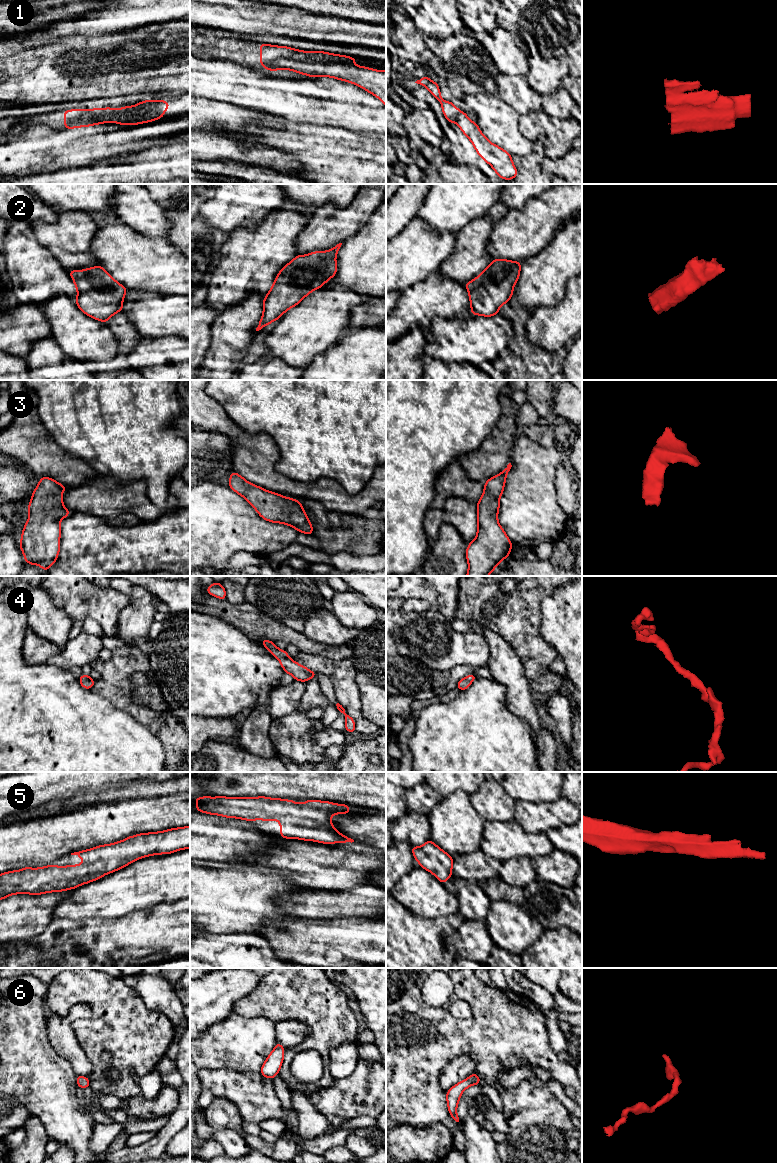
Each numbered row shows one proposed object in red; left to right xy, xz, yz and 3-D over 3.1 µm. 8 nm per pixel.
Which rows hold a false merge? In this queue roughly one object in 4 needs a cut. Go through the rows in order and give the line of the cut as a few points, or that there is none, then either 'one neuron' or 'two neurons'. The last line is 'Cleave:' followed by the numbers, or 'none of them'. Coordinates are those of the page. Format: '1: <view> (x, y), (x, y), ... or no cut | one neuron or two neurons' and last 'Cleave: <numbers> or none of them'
1: xz (348, 62), (305, 62), (303, 60), (279, 57), (264, 67) | two neurons
2: no cut | one neuron
3: no cut | one neuron
4: no cut | one neuron
5: no cut | one neuron
6: no cut | one neuron
Cleave: 1

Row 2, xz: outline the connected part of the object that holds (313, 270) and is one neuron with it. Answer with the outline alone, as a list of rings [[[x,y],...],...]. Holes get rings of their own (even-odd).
[[[341,245],[327,251],[297,255],[280,270],[263,299],[263,314],[256,331],[279,319],[336,275],[336,255]]]

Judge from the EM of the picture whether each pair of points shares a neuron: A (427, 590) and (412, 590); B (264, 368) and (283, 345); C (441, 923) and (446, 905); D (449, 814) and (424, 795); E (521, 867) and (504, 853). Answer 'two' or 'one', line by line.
A: one
B: two
C: two
D: two
E: two

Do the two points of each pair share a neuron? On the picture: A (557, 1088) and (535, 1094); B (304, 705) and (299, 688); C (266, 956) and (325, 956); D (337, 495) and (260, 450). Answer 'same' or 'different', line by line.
A: different
B: different
C: different
D: same

